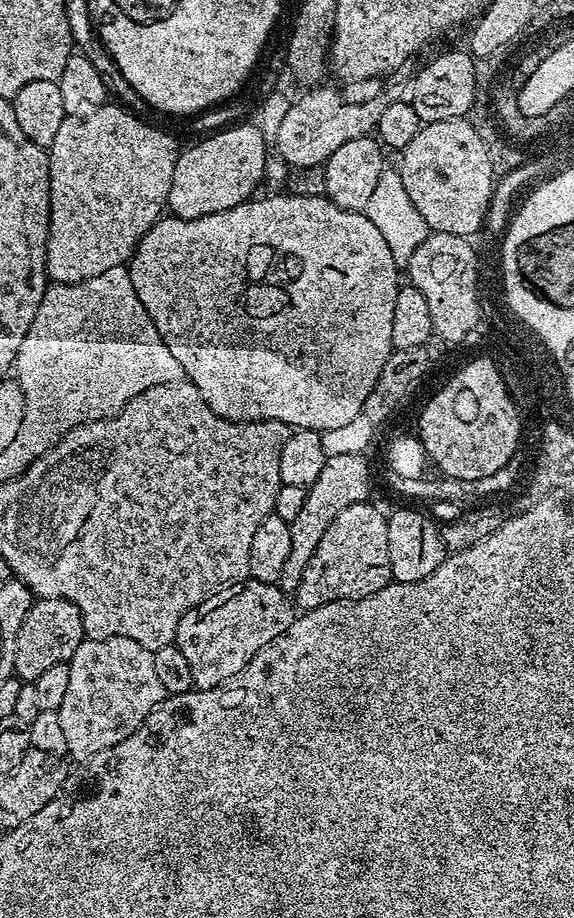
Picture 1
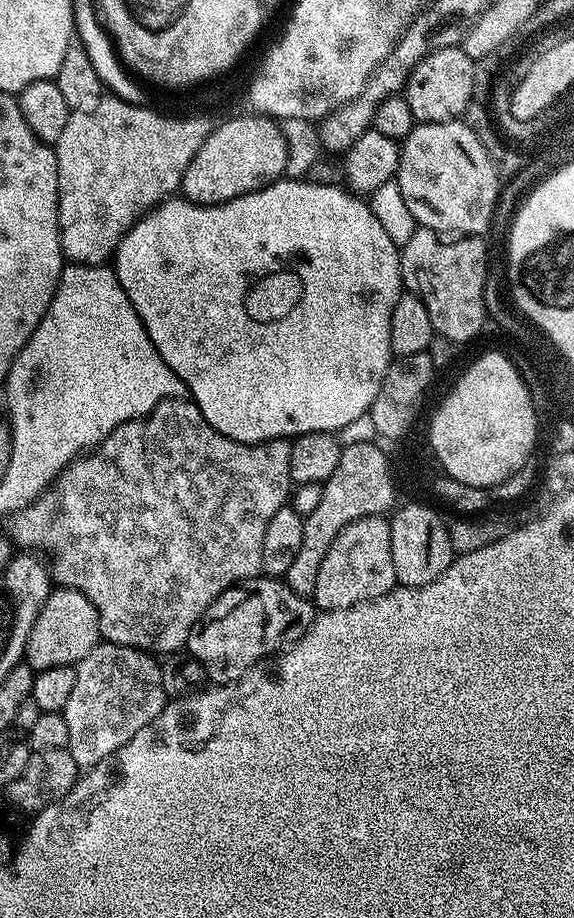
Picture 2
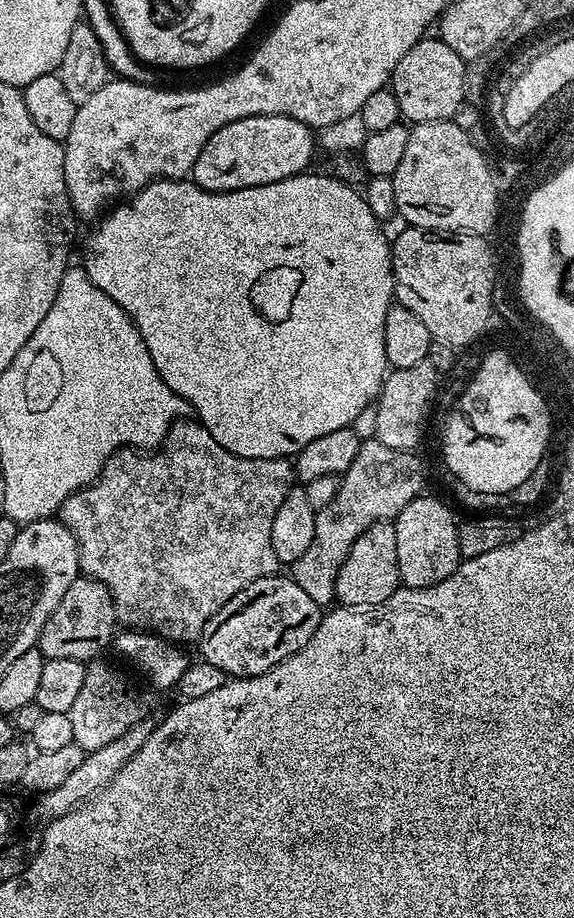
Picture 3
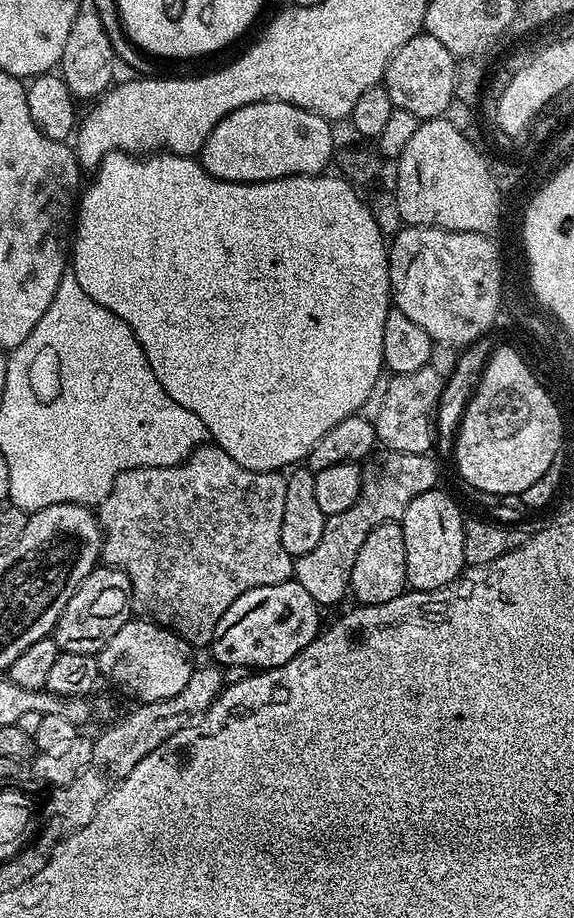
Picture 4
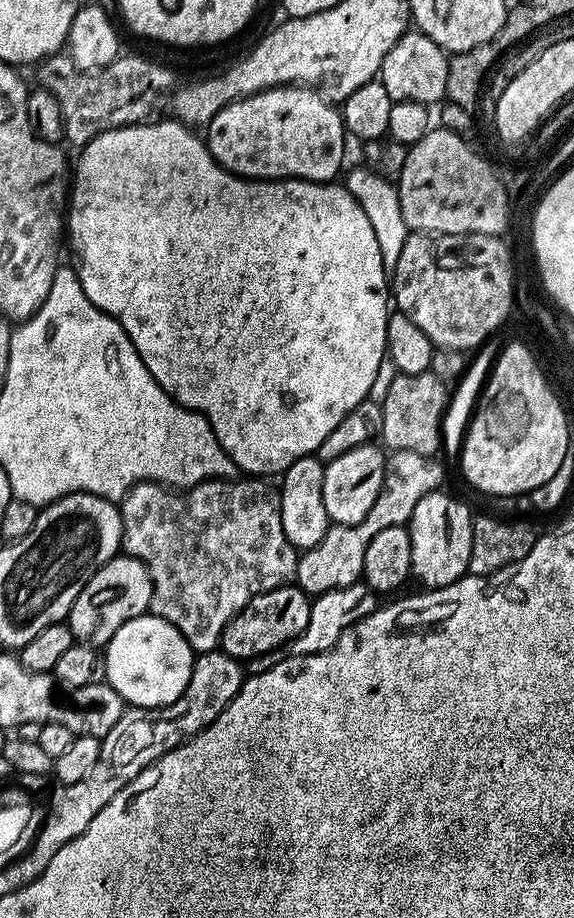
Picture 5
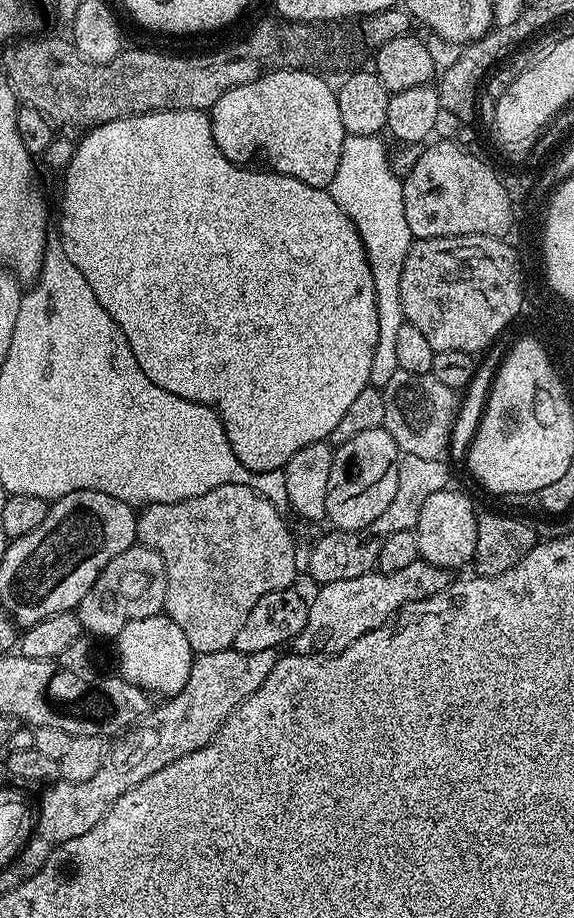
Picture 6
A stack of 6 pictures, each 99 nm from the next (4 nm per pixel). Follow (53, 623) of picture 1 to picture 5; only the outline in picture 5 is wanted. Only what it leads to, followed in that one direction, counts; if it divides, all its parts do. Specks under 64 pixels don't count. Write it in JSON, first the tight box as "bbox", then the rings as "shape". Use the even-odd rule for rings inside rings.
{"bbox":[66,554,152,646],"shape":[[[118,554],[98,569],[90,582],[82,586],[78,598],[74,598],[74,606],[68,611],[66,621],[73,641],[93,646],[108,644],[122,622],[130,622],[130,618],[138,618],[149,611],[151,597],[152,579],[148,568],[138,558]]]}

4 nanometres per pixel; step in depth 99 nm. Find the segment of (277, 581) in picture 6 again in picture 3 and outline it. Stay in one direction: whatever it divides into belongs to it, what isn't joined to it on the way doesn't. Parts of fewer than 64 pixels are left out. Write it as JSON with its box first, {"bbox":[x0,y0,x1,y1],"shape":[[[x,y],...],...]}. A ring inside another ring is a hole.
{"bbox":[58,418,297,646],"shape":[[[181,418],[168,429],[164,438],[163,450],[137,450],[122,448],[109,458],[103,470],[93,484],[75,492],[60,508],[58,519],[75,536],[80,546],[80,571],[89,580],[97,580],[108,587],[112,596],[112,605],[116,611],[116,619],[125,629],[134,632],[148,632],[151,636],[160,636],[163,640],[170,640],[173,644],[188,646],[188,643],[199,641],[200,631],[206,622],[223,604],[230,602],[234,594],[238,594],[250,582],[263,576],[277,575],[281,567],[280,560],[274,554],[274,546],[270,546],[270,529],[274,526],[274,514],[278,514],[278,506],[282,506],[282,498],[297,483],[294,464],[291,459],[279,456],[269,460],[251,460],[237,458],[230,454],[206,430],[204,425],[192,418]]]}

